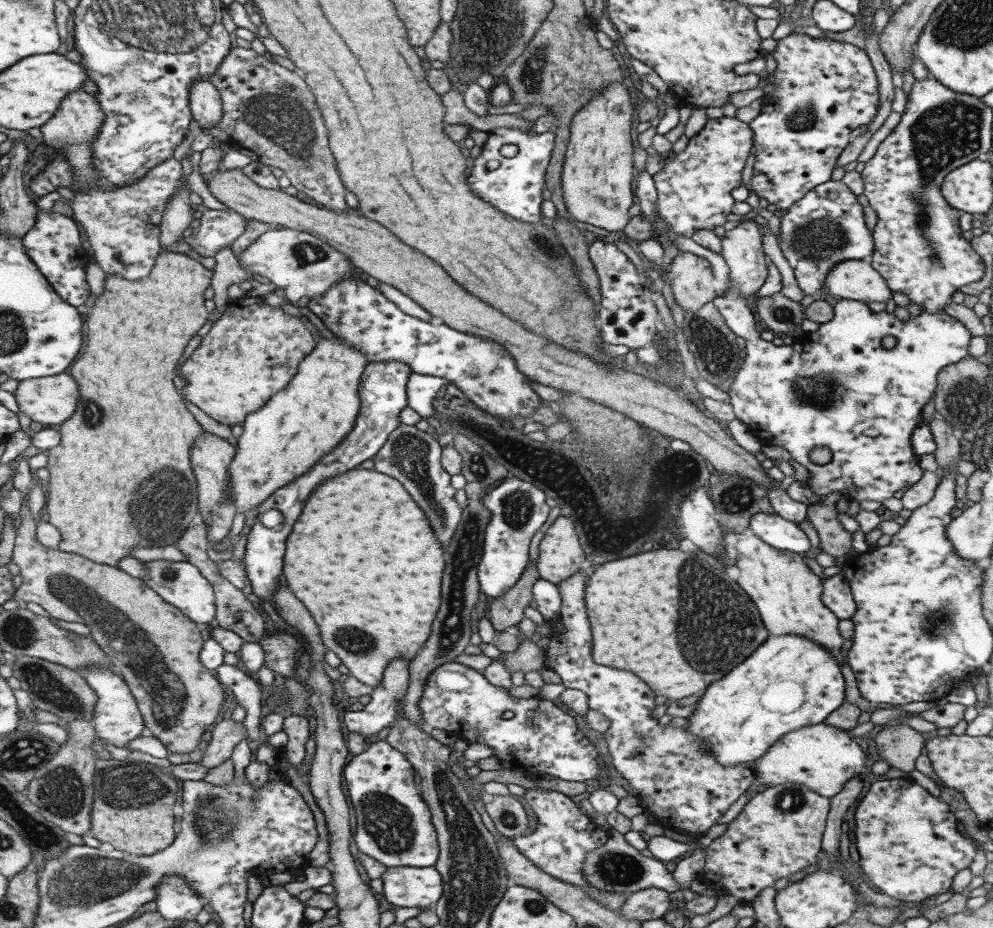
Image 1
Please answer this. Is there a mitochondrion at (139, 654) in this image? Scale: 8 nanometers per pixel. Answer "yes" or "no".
yes

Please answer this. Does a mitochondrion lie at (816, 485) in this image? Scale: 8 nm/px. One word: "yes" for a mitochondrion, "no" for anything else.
no

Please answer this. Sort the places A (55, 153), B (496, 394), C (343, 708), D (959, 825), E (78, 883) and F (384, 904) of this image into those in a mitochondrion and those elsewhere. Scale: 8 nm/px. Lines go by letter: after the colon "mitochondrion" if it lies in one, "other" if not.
A: other
B: other
C: other
D: other
E: mitochondrion
F: other

